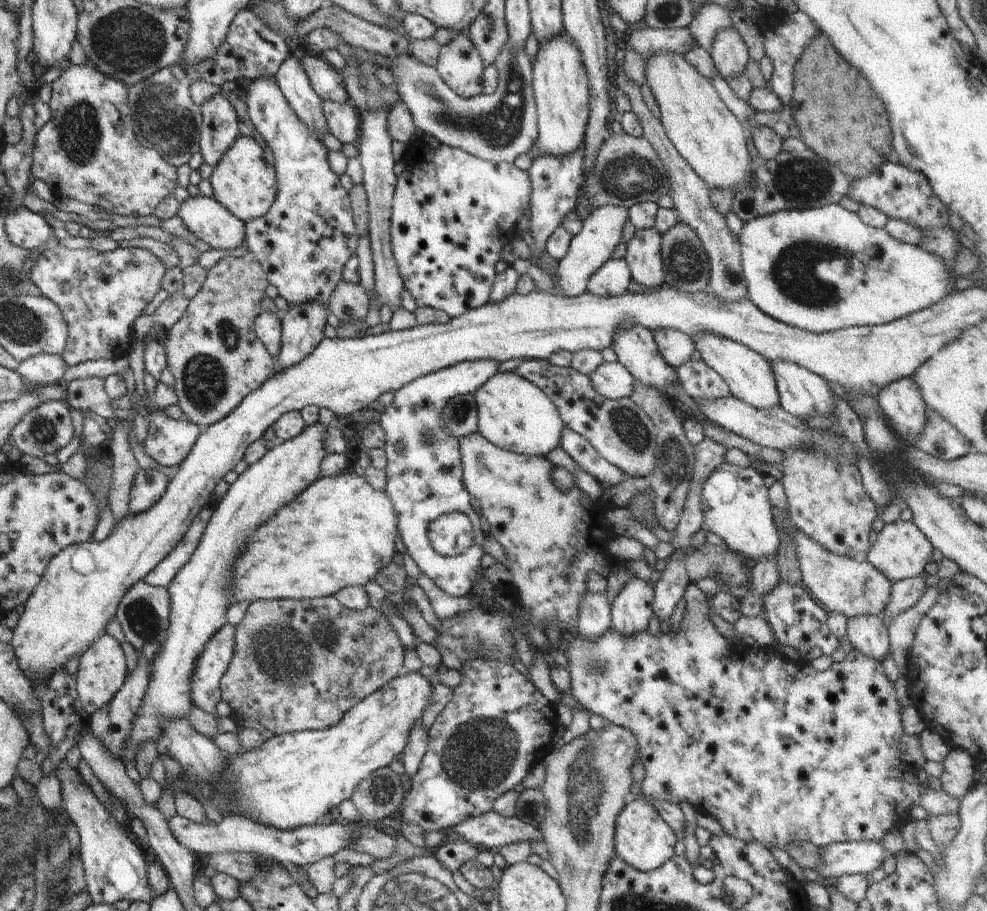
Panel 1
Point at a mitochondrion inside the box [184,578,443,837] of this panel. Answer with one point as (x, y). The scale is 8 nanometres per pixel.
(289, 654)

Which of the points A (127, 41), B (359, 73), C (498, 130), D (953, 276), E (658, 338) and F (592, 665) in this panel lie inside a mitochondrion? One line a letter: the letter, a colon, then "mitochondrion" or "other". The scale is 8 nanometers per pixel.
A: mitochondrion
B: mitochondrion
C: mitochondrion
D: other
E: other
F: mitochondrion

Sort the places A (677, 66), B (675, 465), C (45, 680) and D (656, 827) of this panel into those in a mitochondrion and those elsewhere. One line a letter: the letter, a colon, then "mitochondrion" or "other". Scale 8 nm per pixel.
A: other
B: mitochondrion
C: other
D: other

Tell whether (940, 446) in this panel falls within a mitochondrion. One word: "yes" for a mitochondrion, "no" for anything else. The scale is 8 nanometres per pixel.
yes

